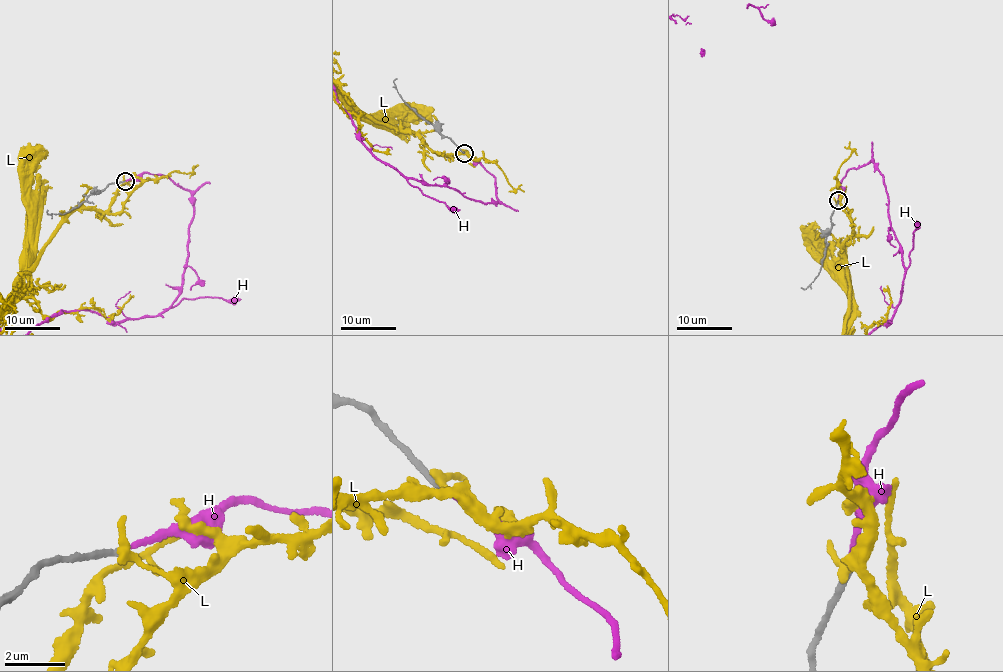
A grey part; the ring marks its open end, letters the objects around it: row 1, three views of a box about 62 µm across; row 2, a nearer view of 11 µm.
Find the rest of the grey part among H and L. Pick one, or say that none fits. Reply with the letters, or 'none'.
H

